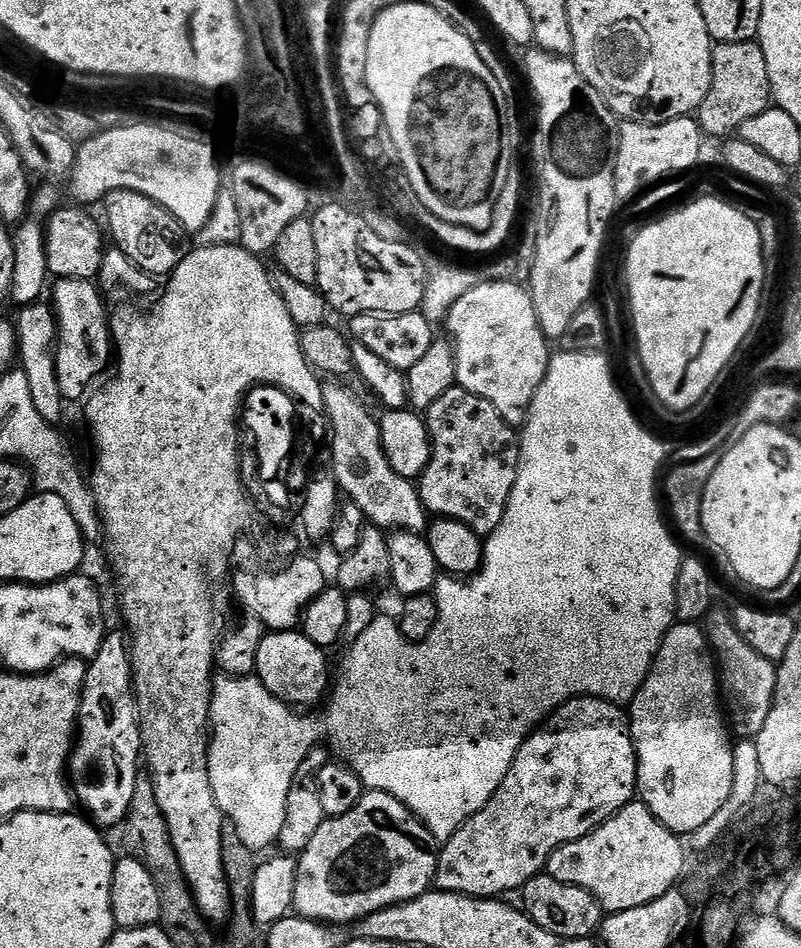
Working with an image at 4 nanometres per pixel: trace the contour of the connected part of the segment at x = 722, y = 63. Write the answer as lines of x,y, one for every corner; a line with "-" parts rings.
759,43
716,44
712,50
712,85
698,109
701,133
705,137
731,137
739,133
742,122
758,118
771,104
770,74
766,74
766,54
762,54

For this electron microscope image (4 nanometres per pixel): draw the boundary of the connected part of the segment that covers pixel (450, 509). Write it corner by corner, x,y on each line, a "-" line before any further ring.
454,386
434,402
434,406
426,409
428,436
432,439
432,461
418,481
420,501
424,509
433,517
445,520
457,520
470,530
474,530
481,538
487,538
502,522
506,514
506,506
510,502
510,494
514,490
514,482
520,469
520,436
517,429
486,402
486,398
478,398
478,394
470,394
470,390

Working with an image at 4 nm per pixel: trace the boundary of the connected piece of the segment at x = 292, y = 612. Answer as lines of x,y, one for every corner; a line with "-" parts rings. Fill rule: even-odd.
306,556
294,559
286,568
276,574
267,569
253,566
233,573
234,592
241,604
255,619
262,621
267,631
291,632
295,631
304,611
319,597
328,586
321,564

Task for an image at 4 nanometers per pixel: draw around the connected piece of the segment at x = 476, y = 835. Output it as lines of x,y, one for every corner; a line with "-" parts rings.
577,696
576,699
570,700
567,704
557,708
529,736
528,741
520,747
514,762
510,766
510,770
506,774
506,778
502,782
502,786
494,794
494,798
490,798
487,806
478,814
470,817
463,828
459,828
449,840
443,841
442,847
438,852
440,861
436,867
435,887
442,892
453,892
463,896
479,896
481,898
496,898
504,894
500,892
512,892
515,888
516,891
523,889
524,884
530,882
530,878
541,875
547,869
548,860
558,849
570,842
574,842
578,838
586,838
586,834
590,834
595,828
605,824
611,816
616,816
627,804
633,803
637,796
636,744
632,741
632,726
629,713
621,705
612,704
609,700
600,700
596,696

